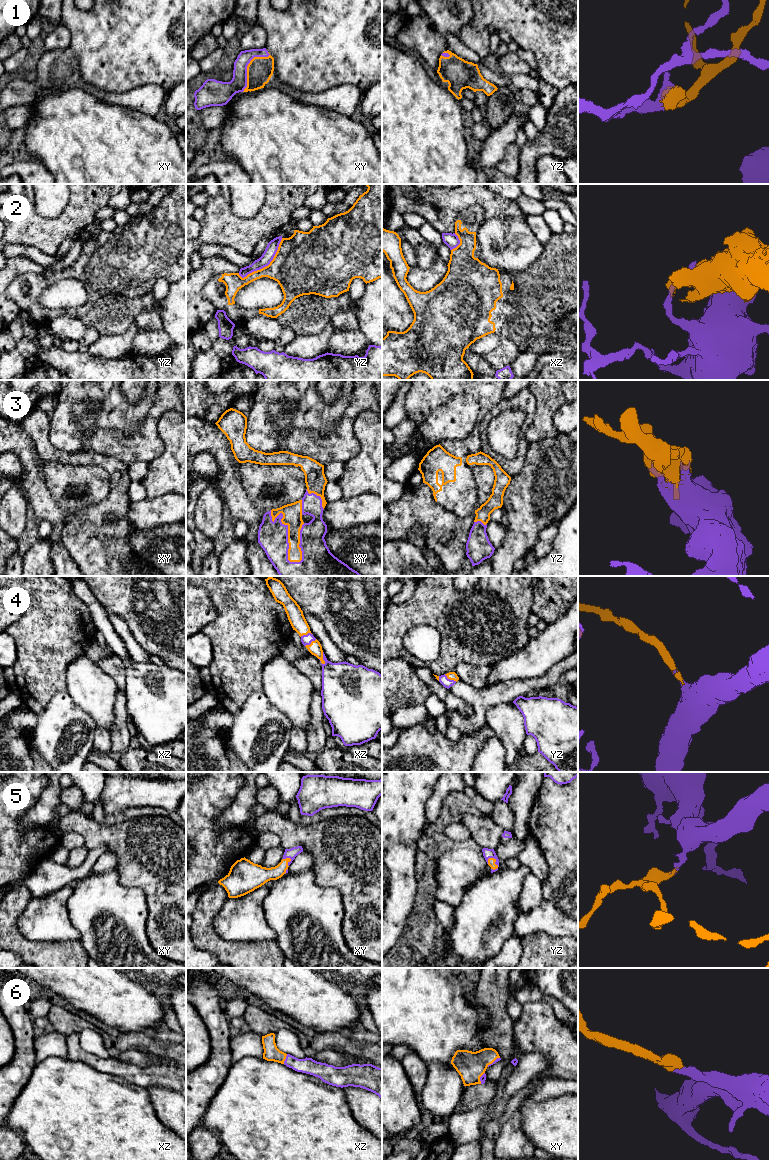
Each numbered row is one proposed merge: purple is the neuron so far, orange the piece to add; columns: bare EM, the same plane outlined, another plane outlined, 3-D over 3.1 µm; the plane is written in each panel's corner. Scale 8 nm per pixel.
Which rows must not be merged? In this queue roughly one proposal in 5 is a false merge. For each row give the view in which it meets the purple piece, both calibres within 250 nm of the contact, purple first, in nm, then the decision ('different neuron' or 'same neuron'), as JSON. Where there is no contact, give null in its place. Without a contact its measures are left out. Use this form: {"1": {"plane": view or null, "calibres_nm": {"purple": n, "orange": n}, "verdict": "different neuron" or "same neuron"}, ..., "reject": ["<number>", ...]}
{"1": {"plane": "xy", "calibres_nm": {"purple": 130, "orange": 200}, "verdict": "same neuron"}, "2": {"plane": "yz", "calibres_nm": {"purple": 90, "orange": 400}, "verdict": "different neuron"}, "3": {"plane": "xy", "calibres_nm": {"purple": 240, "orange": 160}, "verdict": "same neuron"}, "4": {"plane": "xz", "calibres_nm": {"purple": 320, "orange": 110}, "verdict": "same neuron"}, "5": {"plane": "yz", "calibres_nm": {"purple": 80, "orange": 60}, "verdict": "same neuron"}, "6": {"plane": "xz", "calibres_nm": {"purple": 130, "orange": 130}, "verdict": "same neuron"}, "reject": ["2"]}

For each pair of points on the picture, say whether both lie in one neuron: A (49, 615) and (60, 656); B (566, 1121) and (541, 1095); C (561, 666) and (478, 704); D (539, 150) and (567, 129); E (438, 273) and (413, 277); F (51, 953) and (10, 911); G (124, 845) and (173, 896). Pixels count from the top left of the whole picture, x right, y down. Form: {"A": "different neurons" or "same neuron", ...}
{"A": "same neuron", "B": "different neurons", "C": "same neuron", "D": "same neuron", "E": "same neuron", "F": "same neuron", "G": "same neuron"}

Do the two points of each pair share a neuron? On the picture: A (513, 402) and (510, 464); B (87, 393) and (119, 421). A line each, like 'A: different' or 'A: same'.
A: same
B: same

